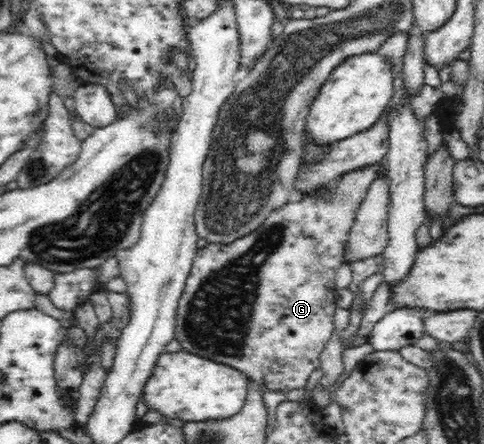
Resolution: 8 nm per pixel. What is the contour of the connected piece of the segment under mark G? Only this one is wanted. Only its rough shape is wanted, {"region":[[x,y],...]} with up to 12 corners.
{"region":[[385,165],[198,249],[183,350],[303,389]]}

